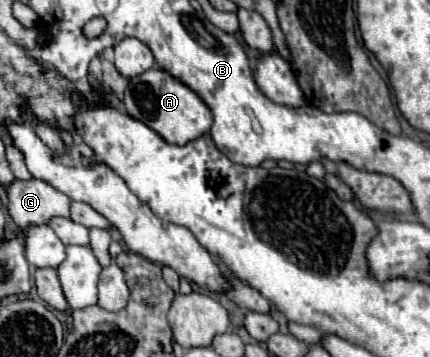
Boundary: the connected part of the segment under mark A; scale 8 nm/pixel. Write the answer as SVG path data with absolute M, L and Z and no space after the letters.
M153 66L141 76L135 76L131 84L145 84L145 86L131 86L125 90L125 98L123 98L125 112L131 118L145 122L151 130L157 130L157 134L161 134L165 142L185 146L185 142L191 142L193 138L201 138L203 134L209 132L213 124L211 110L193 90L189 90L183 82L175 80L171 74Z

